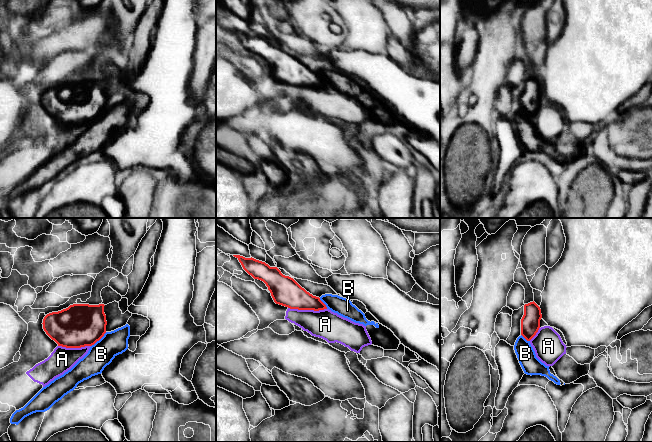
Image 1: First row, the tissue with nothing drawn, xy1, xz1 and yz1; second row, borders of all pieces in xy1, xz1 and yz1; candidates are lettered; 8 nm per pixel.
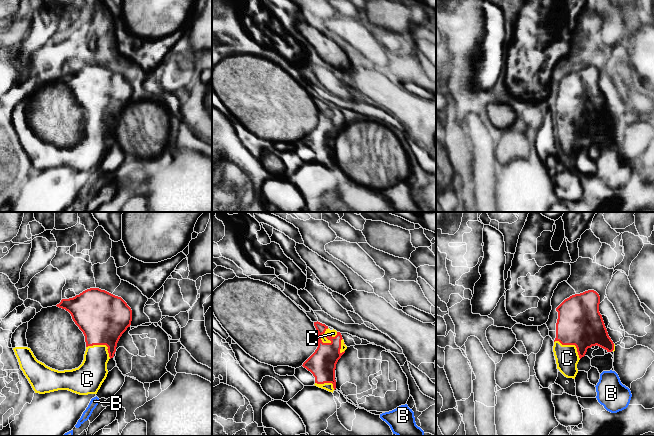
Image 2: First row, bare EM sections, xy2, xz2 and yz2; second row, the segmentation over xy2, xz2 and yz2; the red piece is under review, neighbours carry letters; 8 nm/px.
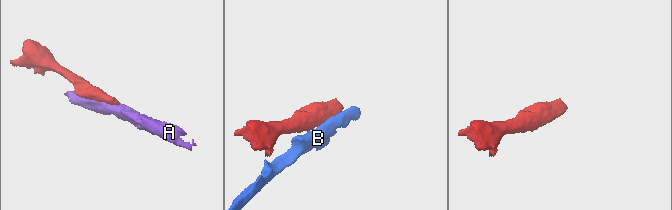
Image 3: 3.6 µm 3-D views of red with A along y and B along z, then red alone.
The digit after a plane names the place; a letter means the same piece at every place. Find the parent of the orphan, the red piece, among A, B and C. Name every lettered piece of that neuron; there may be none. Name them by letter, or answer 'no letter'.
C

